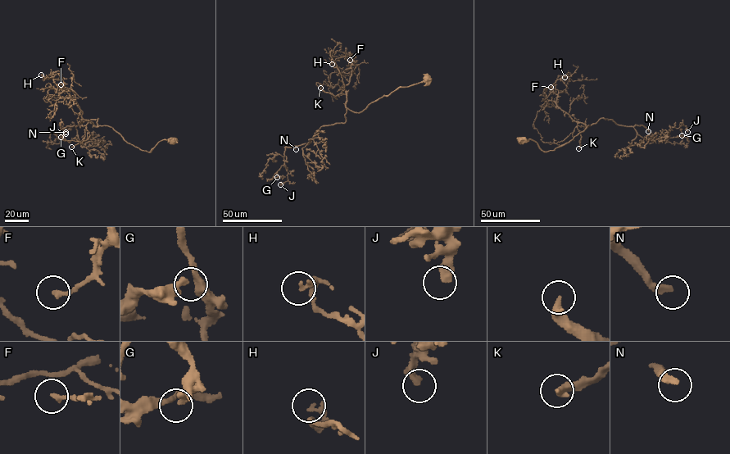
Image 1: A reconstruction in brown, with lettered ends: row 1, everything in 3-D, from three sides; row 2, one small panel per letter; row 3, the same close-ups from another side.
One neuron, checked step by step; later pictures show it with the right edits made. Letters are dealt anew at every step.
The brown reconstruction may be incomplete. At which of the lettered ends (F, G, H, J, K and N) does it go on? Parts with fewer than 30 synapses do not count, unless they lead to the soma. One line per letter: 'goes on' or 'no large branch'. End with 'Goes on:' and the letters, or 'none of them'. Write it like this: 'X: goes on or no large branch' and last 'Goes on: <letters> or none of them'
F: no large branch
G: no large branch
H: no large branch
J: no large branch
K: goes on
N: goes on
Goes on: K, N

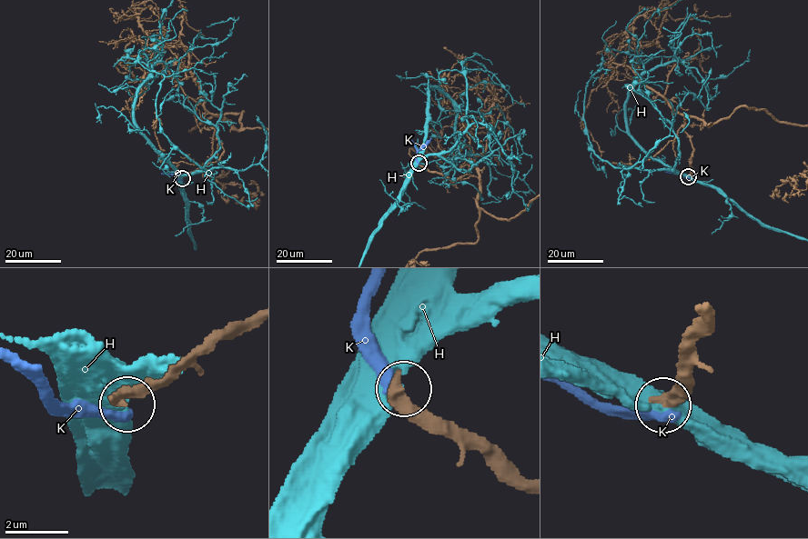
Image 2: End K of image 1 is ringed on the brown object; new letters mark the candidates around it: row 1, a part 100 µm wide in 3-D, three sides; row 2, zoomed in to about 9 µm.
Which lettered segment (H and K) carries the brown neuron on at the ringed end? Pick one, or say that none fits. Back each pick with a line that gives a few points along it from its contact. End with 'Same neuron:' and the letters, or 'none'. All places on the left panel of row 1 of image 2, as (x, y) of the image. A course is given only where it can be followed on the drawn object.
Same neuron: none

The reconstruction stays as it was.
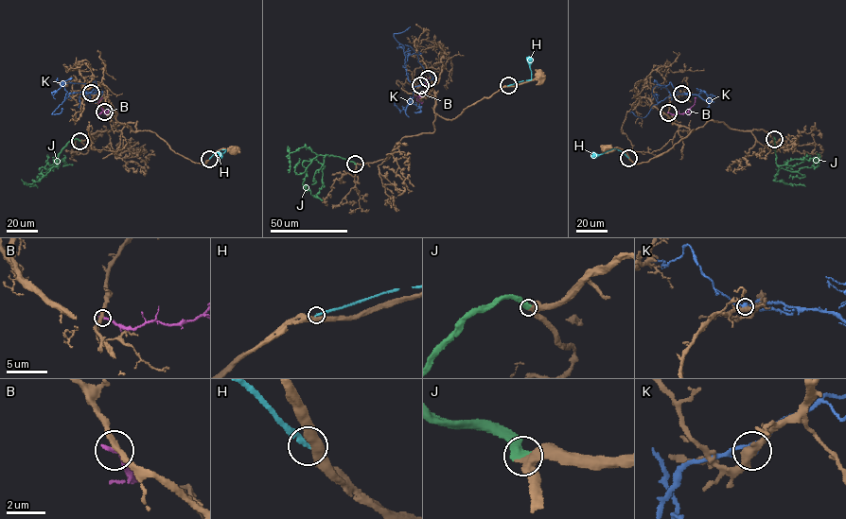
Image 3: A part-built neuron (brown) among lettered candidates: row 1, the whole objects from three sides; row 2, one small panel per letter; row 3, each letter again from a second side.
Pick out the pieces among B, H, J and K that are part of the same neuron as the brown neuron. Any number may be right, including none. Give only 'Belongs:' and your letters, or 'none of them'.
Belongs: J

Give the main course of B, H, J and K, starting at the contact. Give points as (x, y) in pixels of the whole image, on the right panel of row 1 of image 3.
B: (668, 112), (685, 112), (696, 98)
H: (628, 158), (615, 148), (591, 156)
J: (774, 139), (779, 167), (776, 181), (805, 186)
K: (681, 94), (690, 95), (670, 95), (651, 106), (643, 117), (629, 112)

